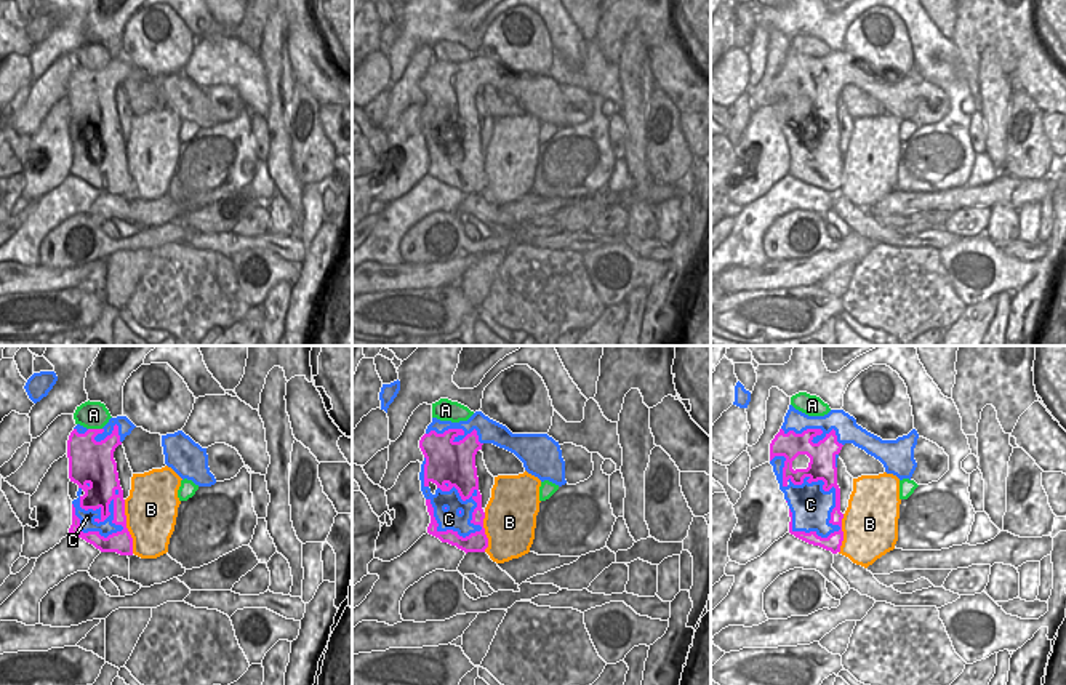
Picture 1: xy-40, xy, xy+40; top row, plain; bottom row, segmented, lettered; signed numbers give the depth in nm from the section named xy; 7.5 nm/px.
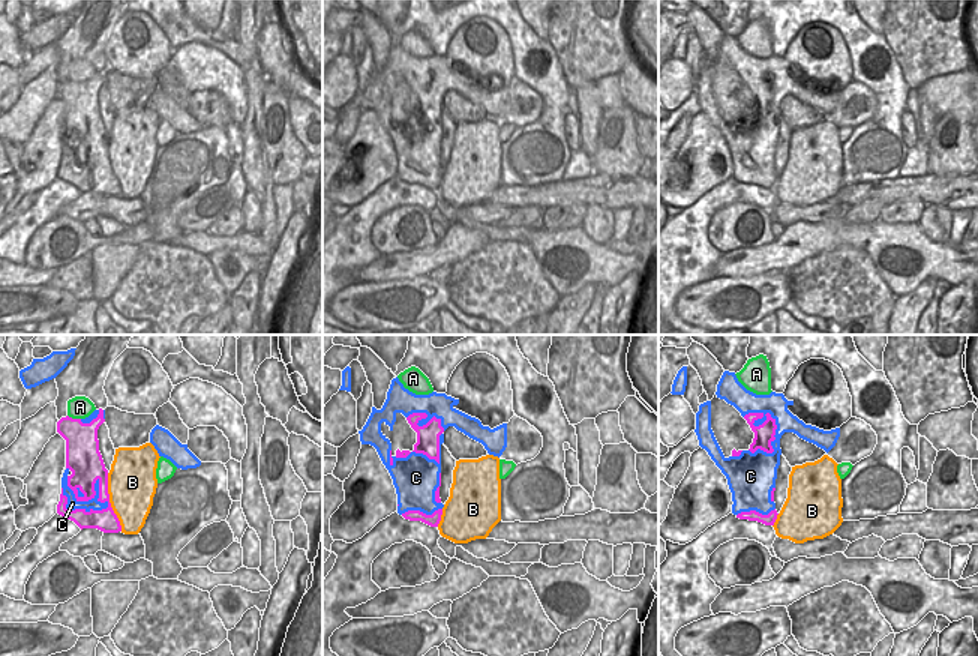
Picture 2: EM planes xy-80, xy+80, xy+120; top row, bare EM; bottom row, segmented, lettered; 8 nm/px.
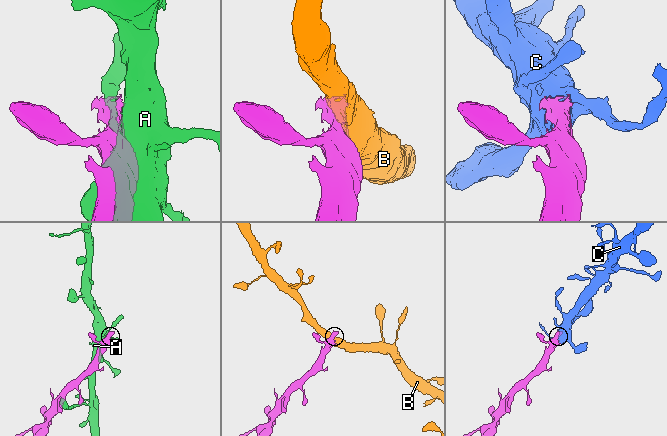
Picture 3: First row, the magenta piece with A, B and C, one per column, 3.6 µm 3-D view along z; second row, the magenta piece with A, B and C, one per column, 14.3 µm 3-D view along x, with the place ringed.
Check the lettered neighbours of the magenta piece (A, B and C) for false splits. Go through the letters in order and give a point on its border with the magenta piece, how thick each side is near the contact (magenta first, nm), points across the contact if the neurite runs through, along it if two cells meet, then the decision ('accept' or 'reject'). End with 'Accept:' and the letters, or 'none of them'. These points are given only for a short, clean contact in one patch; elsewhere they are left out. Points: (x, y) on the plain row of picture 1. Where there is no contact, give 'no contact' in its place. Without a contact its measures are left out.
A: contact xy-40 (95, 71); calibres 320 and 220 nm; reject
B: contact xy-40 (125, 168); calibres 170 and 400 nm; reject
C: contact xy-40 (88, 173); calibres 150 and 120 nm; accept
Accept: C

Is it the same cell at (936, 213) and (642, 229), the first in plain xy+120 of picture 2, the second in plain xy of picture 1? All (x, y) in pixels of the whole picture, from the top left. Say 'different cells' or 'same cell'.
same cell

